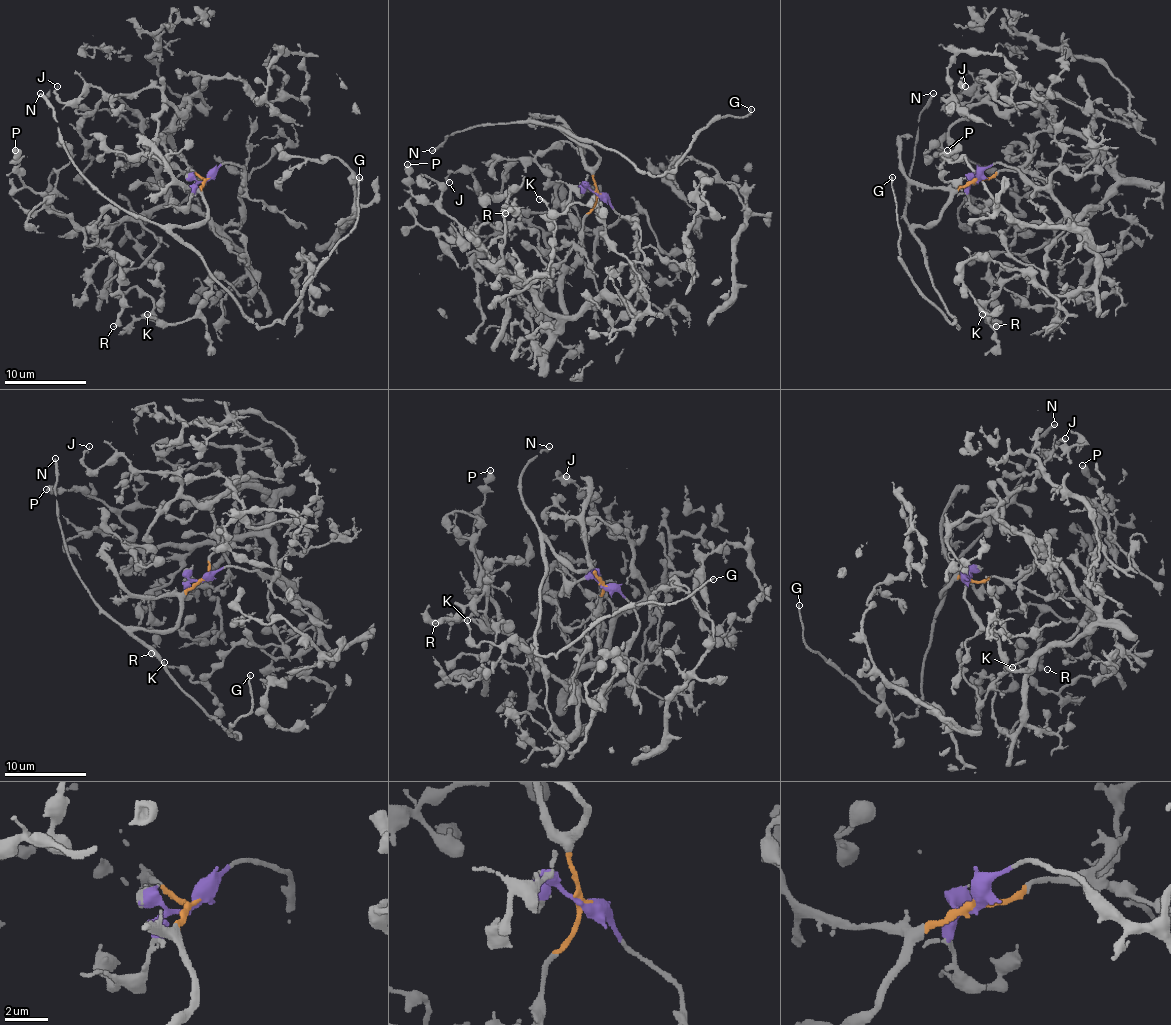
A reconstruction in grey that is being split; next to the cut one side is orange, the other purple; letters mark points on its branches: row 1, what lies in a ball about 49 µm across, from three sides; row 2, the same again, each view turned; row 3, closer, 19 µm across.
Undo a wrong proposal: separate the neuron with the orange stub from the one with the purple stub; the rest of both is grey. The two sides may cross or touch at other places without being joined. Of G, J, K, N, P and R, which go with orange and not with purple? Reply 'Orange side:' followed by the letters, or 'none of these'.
Orange side: G, N

